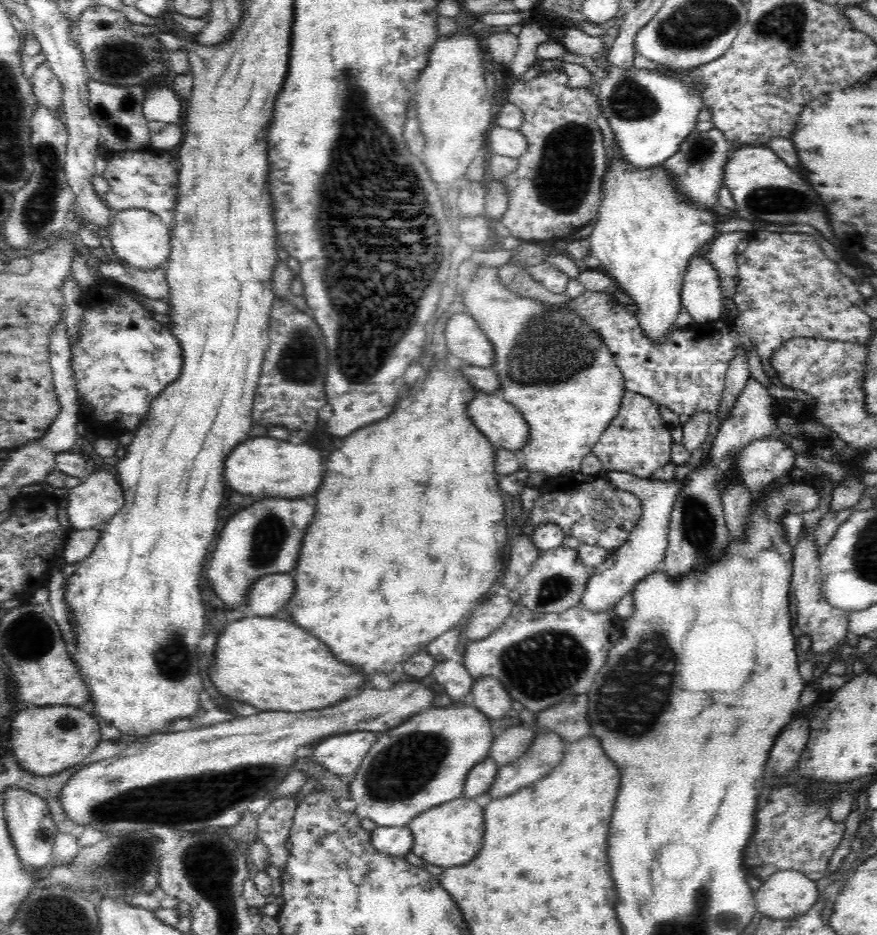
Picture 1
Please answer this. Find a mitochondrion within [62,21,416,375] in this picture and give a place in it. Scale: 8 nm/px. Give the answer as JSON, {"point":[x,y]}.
{"point":[116,60]}

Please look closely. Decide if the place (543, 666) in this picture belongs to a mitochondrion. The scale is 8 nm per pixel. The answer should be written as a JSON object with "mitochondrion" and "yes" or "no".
{"mitochondrion":"yes"}

